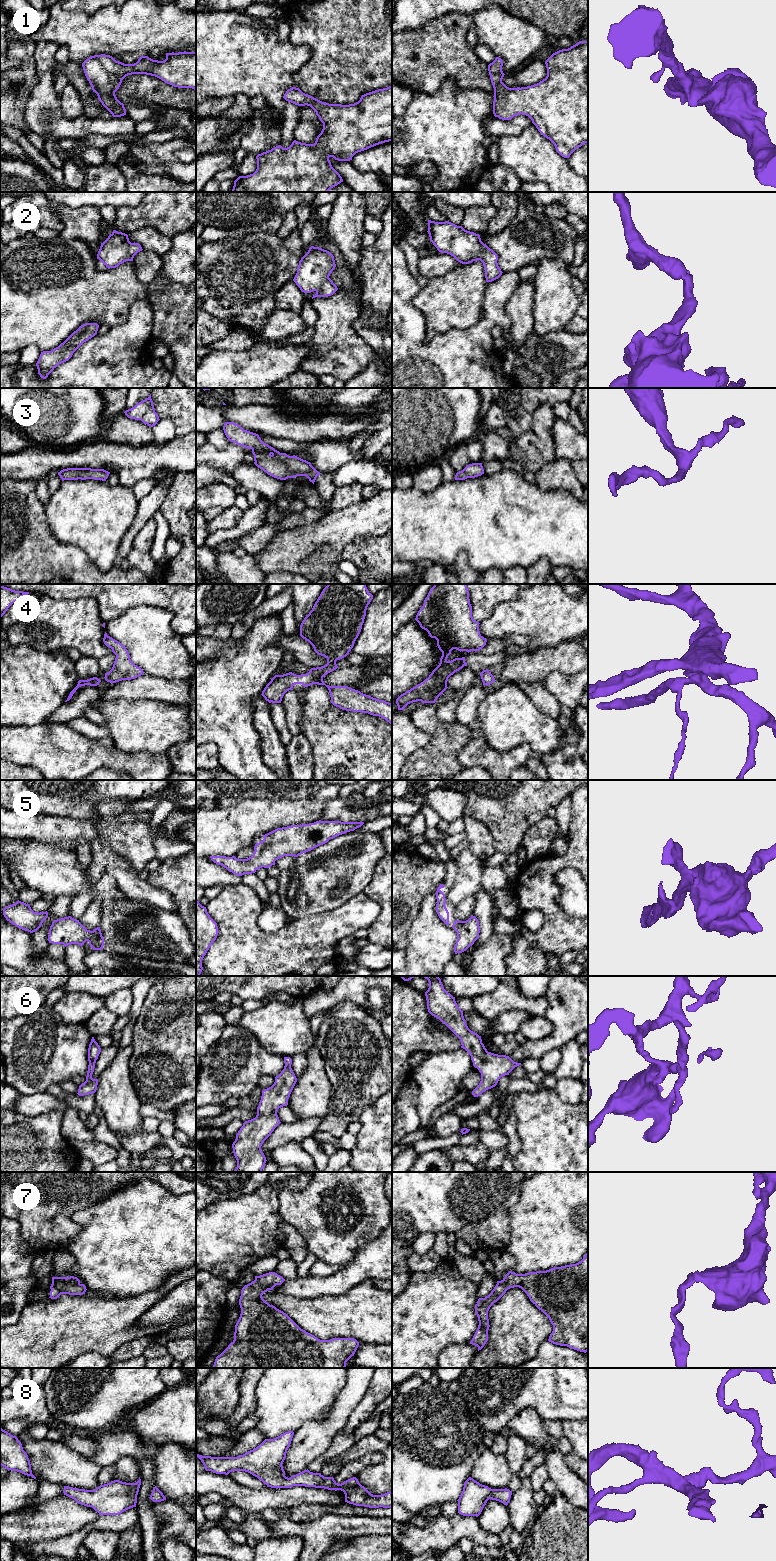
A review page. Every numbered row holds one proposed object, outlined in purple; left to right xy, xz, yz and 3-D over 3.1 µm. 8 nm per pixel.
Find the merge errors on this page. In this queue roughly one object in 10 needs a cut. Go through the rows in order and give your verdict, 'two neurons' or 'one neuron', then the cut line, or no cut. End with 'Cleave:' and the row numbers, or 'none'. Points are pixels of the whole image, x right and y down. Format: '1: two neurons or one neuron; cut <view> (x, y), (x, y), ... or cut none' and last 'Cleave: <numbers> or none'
1: one neuron; cut none
2: one neuron; cut none
3: one neuron; cut none
4: one neuron; cut none
5: one neuron; cut none
6: one neuron; cut none
7: one neuron; cut none
8: one neuron; cut none
Cleave: none

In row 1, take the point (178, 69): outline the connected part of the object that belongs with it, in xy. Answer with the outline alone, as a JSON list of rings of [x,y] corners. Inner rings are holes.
[[[196,52],[166,53],[164,61],[153,60],[148,56],[141,56],[134,64],[124,64],[116,61],[110,55],[101,54],[90,56],[82,63],[82,67],[93,92],[97,94],[99,101],[113,117],[126,115],[124,104],[117,99],[115,92],[119,89],[122,80],[128,75],[151,75],[174,87],[196,90]]]

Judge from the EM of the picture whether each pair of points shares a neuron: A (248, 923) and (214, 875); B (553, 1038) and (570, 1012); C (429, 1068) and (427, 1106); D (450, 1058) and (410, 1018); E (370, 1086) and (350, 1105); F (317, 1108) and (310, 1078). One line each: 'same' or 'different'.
A: different
B: same
C: same
D: different
E: same
F: same

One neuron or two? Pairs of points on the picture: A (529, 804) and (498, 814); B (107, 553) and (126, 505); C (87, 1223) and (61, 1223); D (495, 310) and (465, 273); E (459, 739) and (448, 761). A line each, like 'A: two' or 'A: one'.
A: one
B: one
C: two
D: two
E: one

